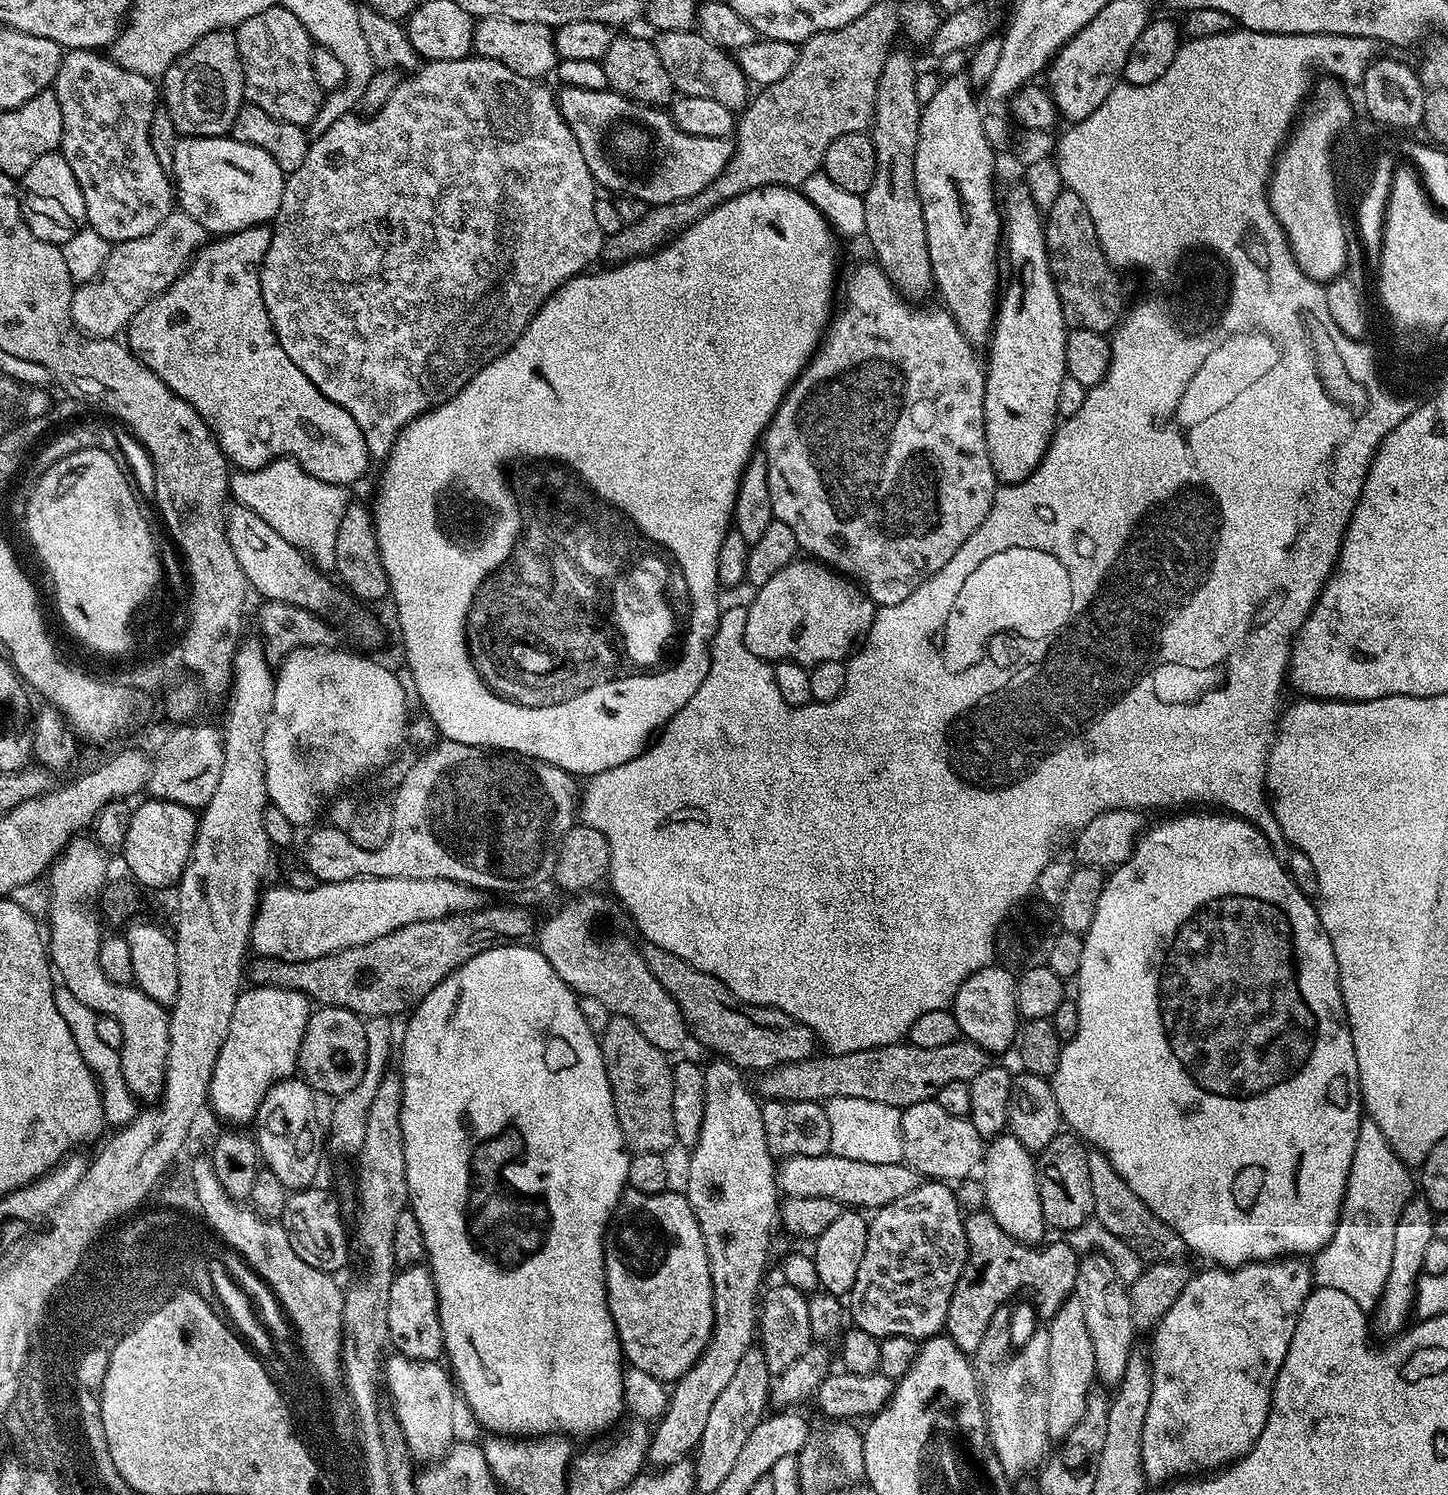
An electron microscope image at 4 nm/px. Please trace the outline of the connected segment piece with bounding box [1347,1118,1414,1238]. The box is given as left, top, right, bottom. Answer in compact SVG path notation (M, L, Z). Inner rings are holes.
M1370 1118L1361 1119L1354 1159L1347 1176L1347 1190L1352 1190L1352 1210L1370 1210L1374 1216L1382 1216L1382 1220L1392 1220L1393 1238L1402 1208L1414 1192L1414 1180L1413 1177L1411 1180L1409 1172L1409 1167L1386 1142L1377 1124Z

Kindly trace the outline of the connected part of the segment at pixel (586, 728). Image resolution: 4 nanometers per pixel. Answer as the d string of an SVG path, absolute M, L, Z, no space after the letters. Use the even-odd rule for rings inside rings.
M755 188L746 194L738 194L734 198L730 198L726 202L719 204L717 208L711 208L709 212L698 217L690 227L684 229L679 236L672 237L667 244L662 248L656 249L655 252L650 252L646 256L639 256L636 260L628 260L625 264L617 264L615 266L605 267L605 272L596 272L597 270L589 270L581 275L570 278L558 289L555 294L550 297L541 308L536 311L534 318L526 326L526 330L517 338L514 346L509 352L503 352L497 360L491 360L484 368L474 374L472 381L457 394L451 396L445 404L440 404L436 408L432 408L428 412L423 412L421 416L415 416L411 422L400 431L400 437L394 442L392 452L383 461L384 473L380 476L380 485L376 488L376 508L374 504L374 519L376 522L376 537L378 538L378 546L380 547L380 557L382 558L382 566L386 566L386 574L388 575L388 587L390 589L391 599L396 599L396 620L400 623L400 636L404 639L404 656L408 659L408 668L412 671L412 680L416 683L416 692L420 695L420 700L424 703L427 719L431 720L432 727L436 729L437 733L443 739L453 740L454 742L462 742L470 746L478 746L479 748L490 748L499 750L501 752L514 752L517 756L530 756L534 760L541 760L547 764L558 766L562 770L572 773L577 778L587 778L590 776L597 776L602 770L610 770L614 766L622 766L626 762L630 762L636 757L639 752L643 752L648 747L650 741L653 739L654 733L657 730L663 729L664 725L669 720L674 718L674 714L678 714L678 710L682 710L682 706L686 706L686 702L690 702L690 698L694 698L694 693L697 692L698 686L702 686L702 678L706 678L706 674L710 670L710 658L712 657L712 639L716 633L716 627L720 621L720 613L722 611L722 604L716 601L716 592L718 593L718 585L716 579L718 578L718 546L722 546L722 538L726 538L726 534L733 527L732 511L734 510L734 502L738 494L738 486L740 479L744 473L744 468L747 466L749 460L752 459L754 453L757 451L758 445L761 443L765 430L768 429L768 424L772 421L772 415L778 410L778 406L784 401L784 396L788 393L788 389L792 387L792 383L800 377L800 371L808 365L808 361L812 359L812 355L820 347L820 341L830 323L830 317L834 312L834 300L832 304L832 287L836 284L836 240L834 229L828 220L814 205L812 205L807 198L805 198L803 191L795 188ZM494 440L508 440L518 448L534 448L534 446L542 446L548 444L548 452L560 452L560 457L565 460L578 460L584 462L584 468L592 468L594 476L600 476L600 492L604 492L609 500L616 500L616 504L620 504L620 508L624 508L626 504L630 504L636 512L640 512L640 516L650 516L656 520L656 524L660 526L660 530L664 532L663 545L668 545L672 552L676 552L678 558L678 565L682 566L682 574L685 578L695 582L693 593L693 600L695 600L695 613L690 625L690 647L688 655L684 656L683 664L676 668L673 672L665 673L664 676L655 676L655 678L632 679L623 680L614 687L599 688L588 694L579 701L572 701L570 706L562 706L560 708L553 708L542 714L530 714L528 710L520 708L510 708L503 706L500 700L495 698L482 696L476 692L476 678L472 674L472 669L469 668L469 659L467 658L467 650L462 645L462 629L465 628L465 621L467 620L466 609L471 605L473 599L472 594L474 590L478 590L480 586L480 575L483 572L488 572L490 566L501 564L506 554L506 549L512 548L512 516L508 514L508 510L504 510L504 500L488 500L484 494L484 464L486 464L486 454L488 454L488 446Z

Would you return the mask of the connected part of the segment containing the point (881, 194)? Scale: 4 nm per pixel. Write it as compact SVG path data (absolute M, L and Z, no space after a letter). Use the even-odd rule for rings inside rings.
M899 48L888 53L884 60L882 74L879 75L878 90L875 92L875 114L870 125L870 135L874 142L875 174L870 190L864 193L866 226L865 239L869 240L876 263L890 278L891 282L906 298L920 298L928 290L933 289L933 272L930 266L929 247L926 241L925 219L922 216L921 200L918 198L914 160L917 158L918 126L920 125L920 109L922 105L916 96L915 68L911 56Z

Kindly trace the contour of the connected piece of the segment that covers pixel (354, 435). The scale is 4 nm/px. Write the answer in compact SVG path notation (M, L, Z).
M259 224L250 226L241 232L234 232L230 236L213 239L216 240L213 244L212 241L205 243L204 247L196 253L192 263L185 268L184 273L165 292L158 294L150 302L146 302L146 306L142 306L142 310L138 310L138 314L134 314L134 318L126 329L126 343L130 351L151 372L158 374L158 378L162 378L162 382L166 382L166 386L170 390L174 390L174 394L178 394L178 398L190 402L190 406L194 406L194 410L198 410L201 418L208 423L210 431L216 435L216 441L224 451L224 457L228 459L229 465L246 472L253 472L266 467L270 462L287 458L297 460L302 466L302 470L306 470L311 476L322 482L353 486L352 484L358 483L367 474L368 464L370 465L366 438L362 438L362 430L358 430L358 422L354 422L354 418L350 418L350 414L346 414L346 410L342 410L342 406L338 406L338 402L330 402L330 398L326 398L326 394L322 394L322 390L318 390L318 386L314 386L314 382L310 382L310 378L306 378L306 374L302 374L302 370L298 370L298 366L294 366L294 362L290 362L290 354L286 354L286 350L282 350L282 346L278 342L276 331L270 322L270 314L266 310L266 302L262 302L258 266L266 258L266 250L270 250L271 237L271 227L268 224Z

